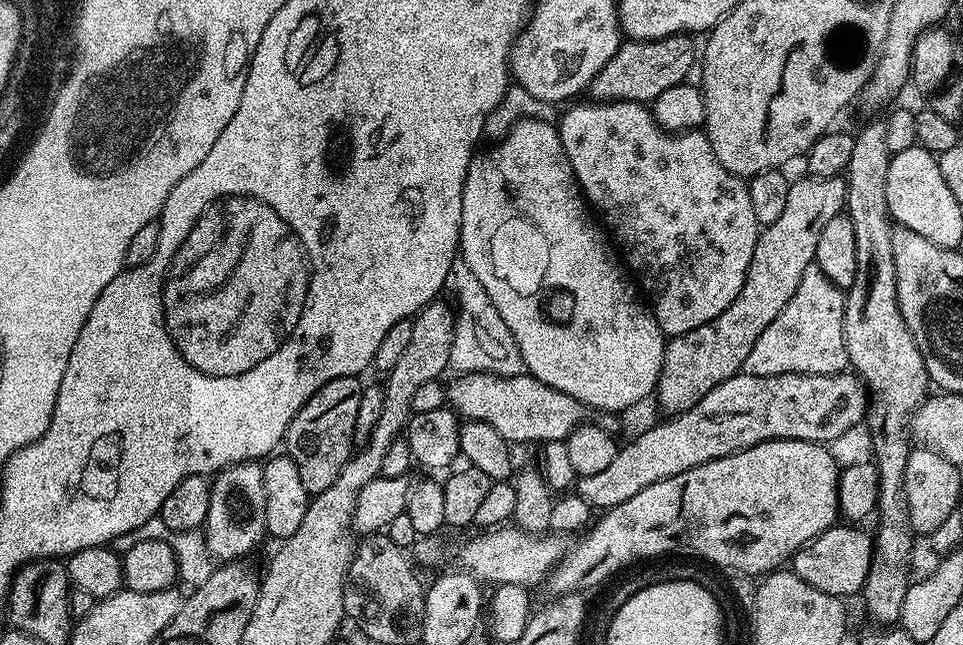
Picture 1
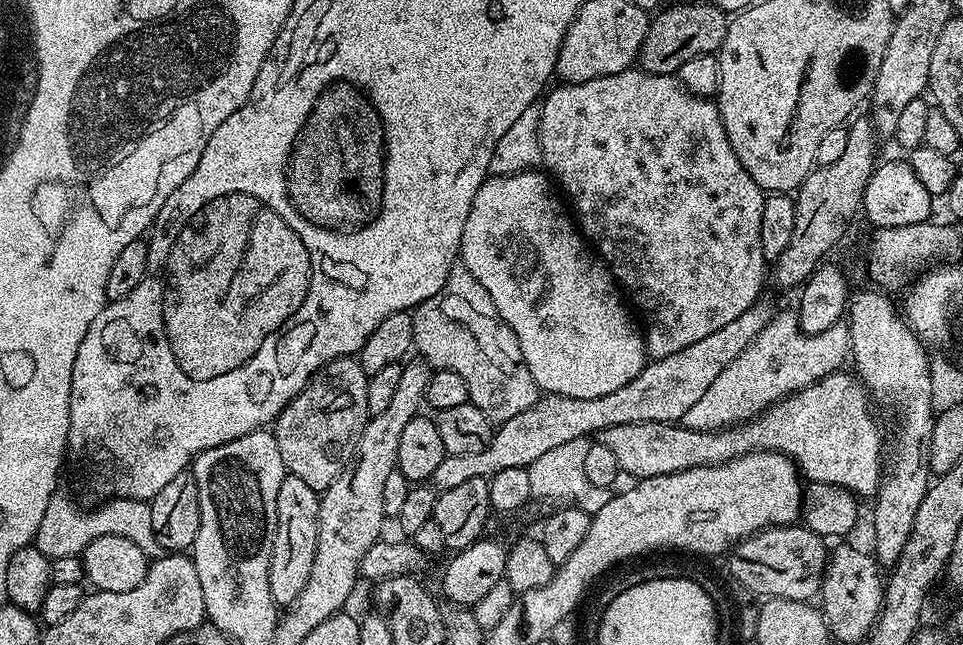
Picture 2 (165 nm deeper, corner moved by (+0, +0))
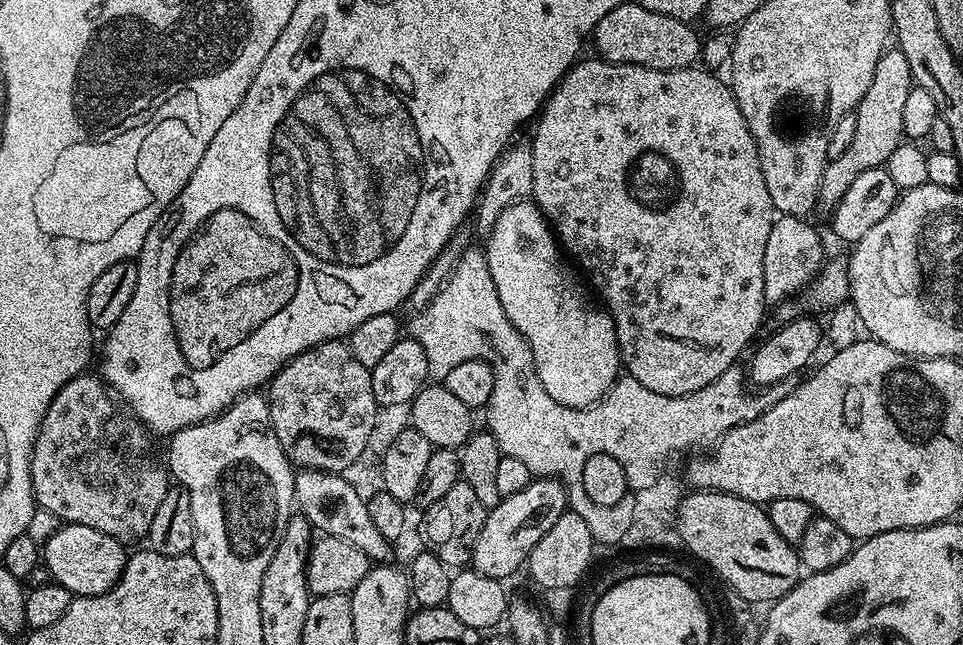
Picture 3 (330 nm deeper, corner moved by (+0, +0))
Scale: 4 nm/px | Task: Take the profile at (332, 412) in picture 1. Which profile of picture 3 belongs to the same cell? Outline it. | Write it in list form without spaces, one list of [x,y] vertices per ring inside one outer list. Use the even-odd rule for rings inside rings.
[[[343,339],[327,340],[289,360],[267,385],[266,399],[274,434],[297,469],[313,468],[319,472],[344,474],[368,448],[368,439],[372,436],[378,413],[372,374],[369,368],[354,358]]]

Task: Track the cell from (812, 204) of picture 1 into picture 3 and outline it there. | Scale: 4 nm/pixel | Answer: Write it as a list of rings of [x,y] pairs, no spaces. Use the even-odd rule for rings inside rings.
[[[889,47],[878,58],[878,66],[874,66],[874,78],[870,78],[870,90],[862,98],[862,102],[854,113],[854,139],[850,146],[838,158],[829,160],[822,170],[820,183],[819,207],[831,210],[836,203],[850,190],[854,178],[858,174],[866,174],[866,170],[874,170],[887,165],[890,154],[898,150],[898,146],[905,139],[902,130],[902,109],[910,90],[914,86],[910,65],[906,62],[906,54],[900,52],[899,47]]]

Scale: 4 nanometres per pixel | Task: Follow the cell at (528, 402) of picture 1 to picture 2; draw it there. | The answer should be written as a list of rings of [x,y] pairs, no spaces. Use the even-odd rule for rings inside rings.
[[[841,370],[830,374],[826,378],[822,378],[816,384],[811,384],[802,389],[801,392],[794,392],[791,396],[785,396],[783,400],[777,400],[770,408],[765,408],[759,416],[747,421],[737,423],[735,426],[729,426],[719,429],[714,432],[699,432],[693,428],[684,427],[683,423],[677,422],[675,424],[667,424],[666,422],[630,422],[626,426],[610,426],[606,430],[596,433],[595,443],[605,444],[607,448],[614,454],[615,460],[618,462],[621,473],[625,477],[632,476],[636,480],[645,480],[646,478],[654,478],[662,474],[674,474],[682,470],[690,470],[698,466],[710,466],[711,464],[725,464],[739,456],[745,456],[751,452],[781,452],[784,456],[789,456],[797,466],[797,469],[802,473],[803,479],[808,482],[815,482],[818,484],[833,484],[834,486],[842,486],[849,488],[851,492],[855,492],[857,497],[868,498],[875,497],[876,490],[880,486],[880,478],[882,475],[882,453],[886,448],[886,440],[880,437],[880,428],[876,425],[876,416],[872,413],[873,405],[870,403],[869,393],[866,391],[863,383],[858,382],[857,377],[851,371]]]

